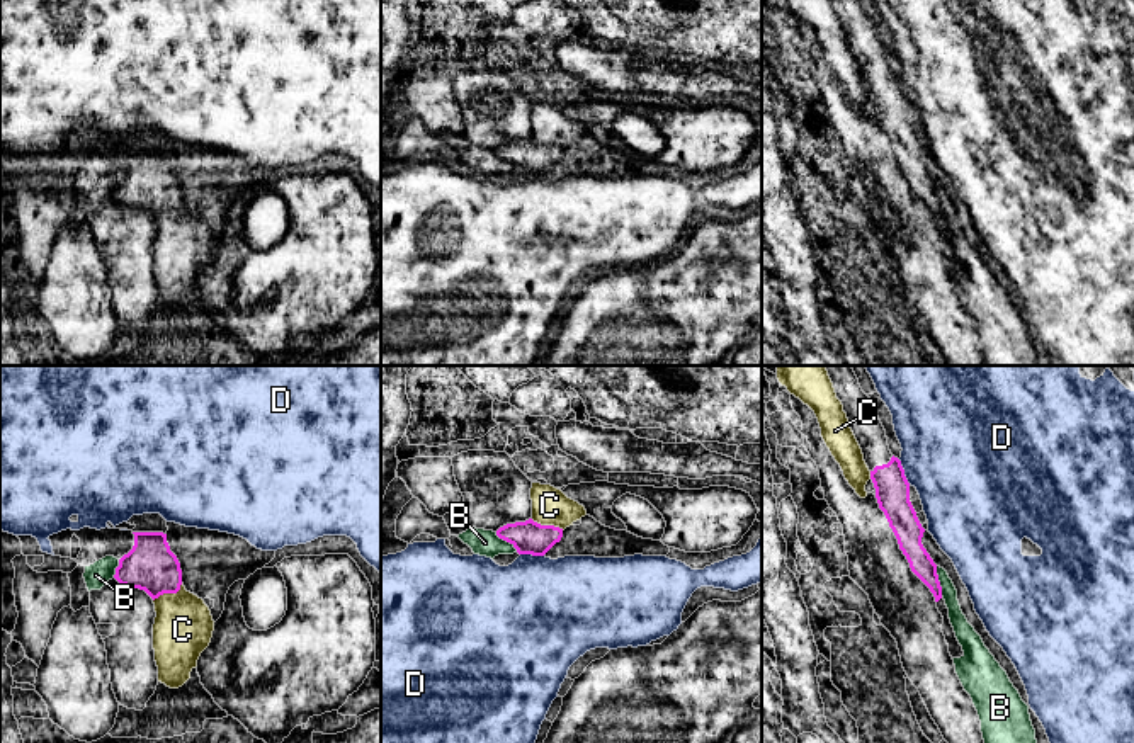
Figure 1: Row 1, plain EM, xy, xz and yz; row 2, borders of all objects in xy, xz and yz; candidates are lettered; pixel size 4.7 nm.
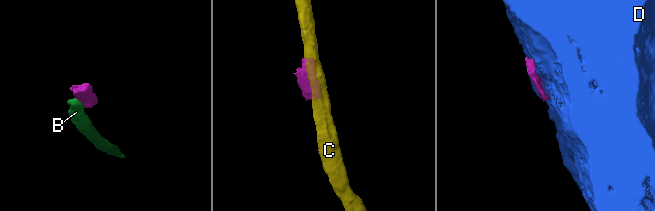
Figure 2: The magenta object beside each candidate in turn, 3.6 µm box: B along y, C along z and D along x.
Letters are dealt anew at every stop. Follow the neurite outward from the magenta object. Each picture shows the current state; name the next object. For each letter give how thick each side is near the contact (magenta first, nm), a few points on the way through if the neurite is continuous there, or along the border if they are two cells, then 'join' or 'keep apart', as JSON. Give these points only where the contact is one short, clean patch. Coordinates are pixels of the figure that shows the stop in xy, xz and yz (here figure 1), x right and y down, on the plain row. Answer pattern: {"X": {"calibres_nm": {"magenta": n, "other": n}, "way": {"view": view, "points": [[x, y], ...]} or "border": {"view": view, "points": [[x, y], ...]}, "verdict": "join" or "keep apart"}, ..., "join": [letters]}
{"B": {"calibres_nm": {"magenta": 110, "other": 80}, "border": {"view": "yz", "points": [[935, 186], [942, 215]]}, "verdict": "keep apart"}, "C": {"calibres_nm": {"magenta": 240, "other": 280}, "verdict": "keep apart"}, "D": {"calibres_nm": {"magenta": 160, "other": 480}, "verdict": "keep apart"}, "join": []}

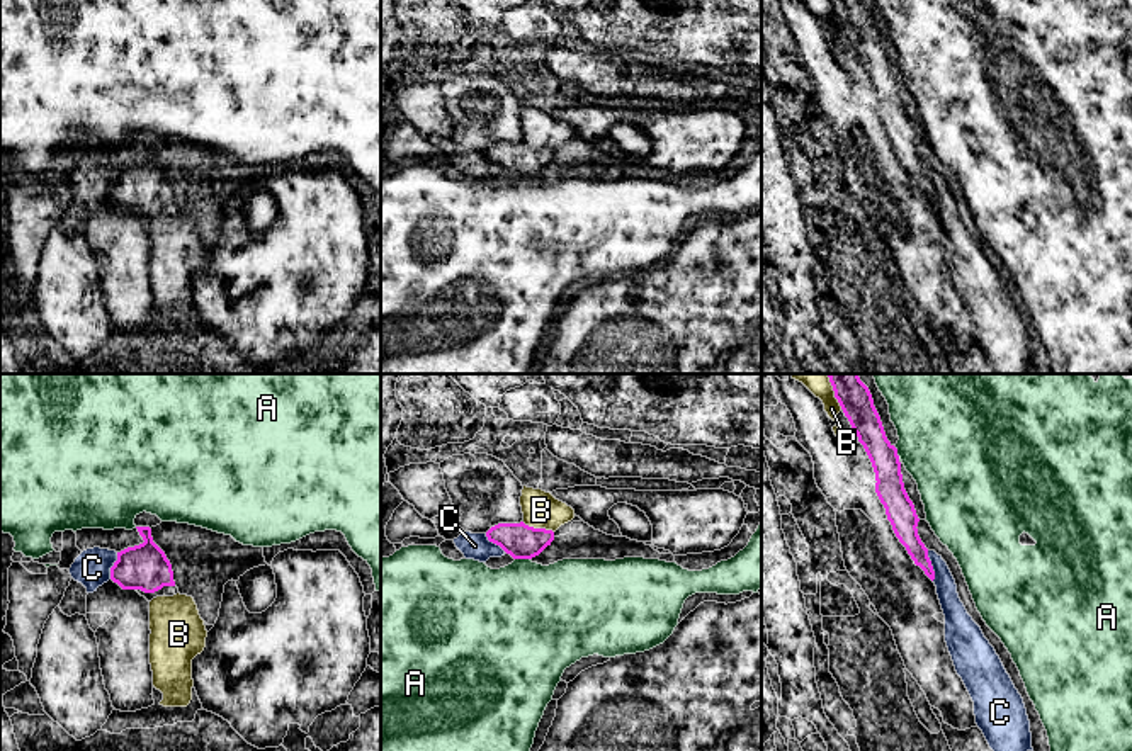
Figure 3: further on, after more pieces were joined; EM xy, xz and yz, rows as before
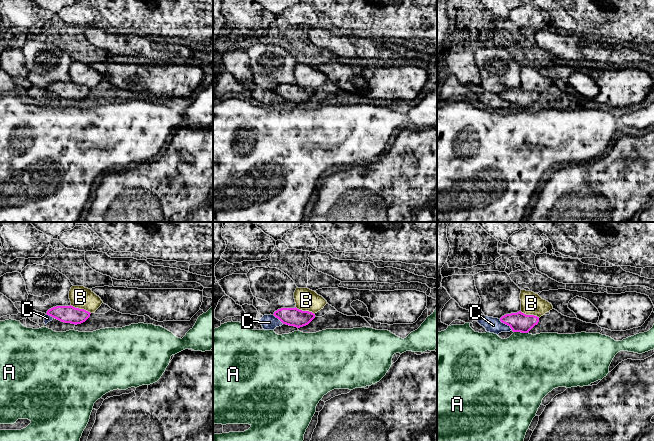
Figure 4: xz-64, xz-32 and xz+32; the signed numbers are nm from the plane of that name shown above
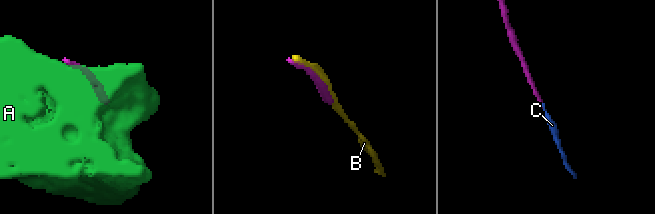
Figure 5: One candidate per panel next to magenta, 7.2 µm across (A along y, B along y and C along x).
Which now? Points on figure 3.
{"A": {"calibres_nm": {"magenta": 160, "other": 460}, "verdict": "keep apart"}, "B": {"calibres_nm": {"magenta": 160, "other": 180}, "verdict": "keep apart"}, "C": {"calibres_nm": {"magenta": 120, "other": 110}, "border": {"view": "yz", "points": [[927, 170], [932, 180], [933, 199]]}, "verdict": "keep apart"}, "join": []}

